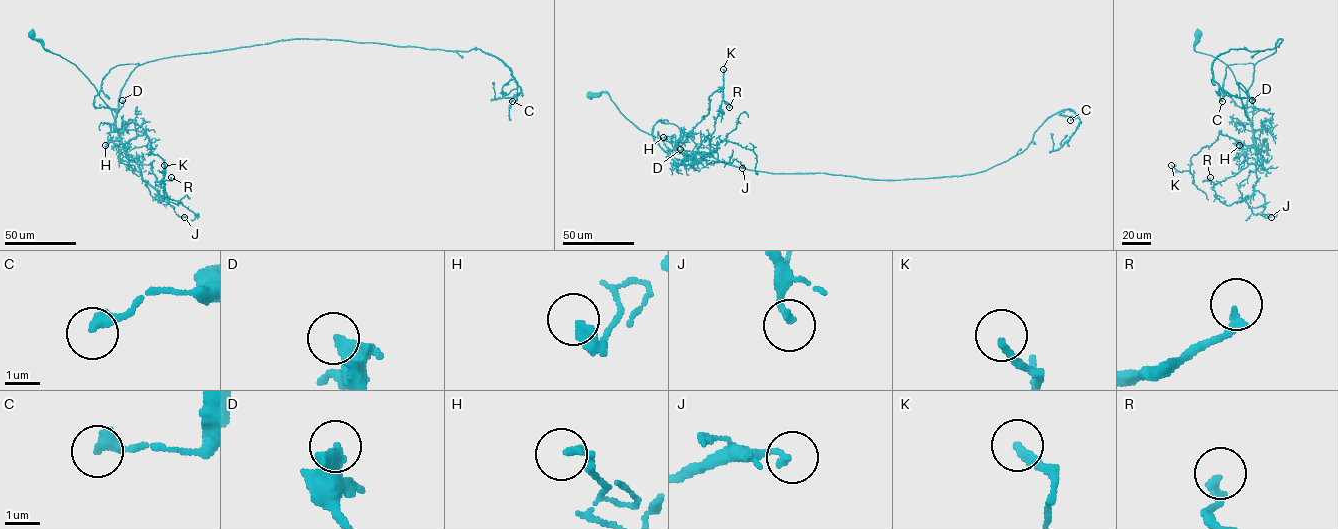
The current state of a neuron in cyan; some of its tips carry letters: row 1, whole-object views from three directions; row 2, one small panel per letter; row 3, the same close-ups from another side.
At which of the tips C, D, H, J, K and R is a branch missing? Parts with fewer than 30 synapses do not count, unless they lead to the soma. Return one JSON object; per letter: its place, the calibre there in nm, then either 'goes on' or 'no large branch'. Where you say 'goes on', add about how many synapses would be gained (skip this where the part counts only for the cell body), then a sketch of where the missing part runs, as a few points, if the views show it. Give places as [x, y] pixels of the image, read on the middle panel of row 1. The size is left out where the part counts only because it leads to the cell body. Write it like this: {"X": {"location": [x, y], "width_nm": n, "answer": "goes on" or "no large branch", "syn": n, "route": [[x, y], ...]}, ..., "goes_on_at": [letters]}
{"C": {"location": [1070, 120], "width_nm": 320, "answer": "no large branch"}, "D": {"location": [680, 149], "width_nm": 320, "answer": "no large branch"}, "H": {"location": [663, 137], "width_nm": 220, "answer": "no large branch"}, "J": {"location": [742, 168], "width_nm": 180, "answer": "no large branch"}, "K": {"location": [723, 69], "width_nm": 240, "answer": "no large branch"}, "R": {"location": [729, 107], "width_nm": 280, "answer": "no large branch"}, "goes_on_at": []}

